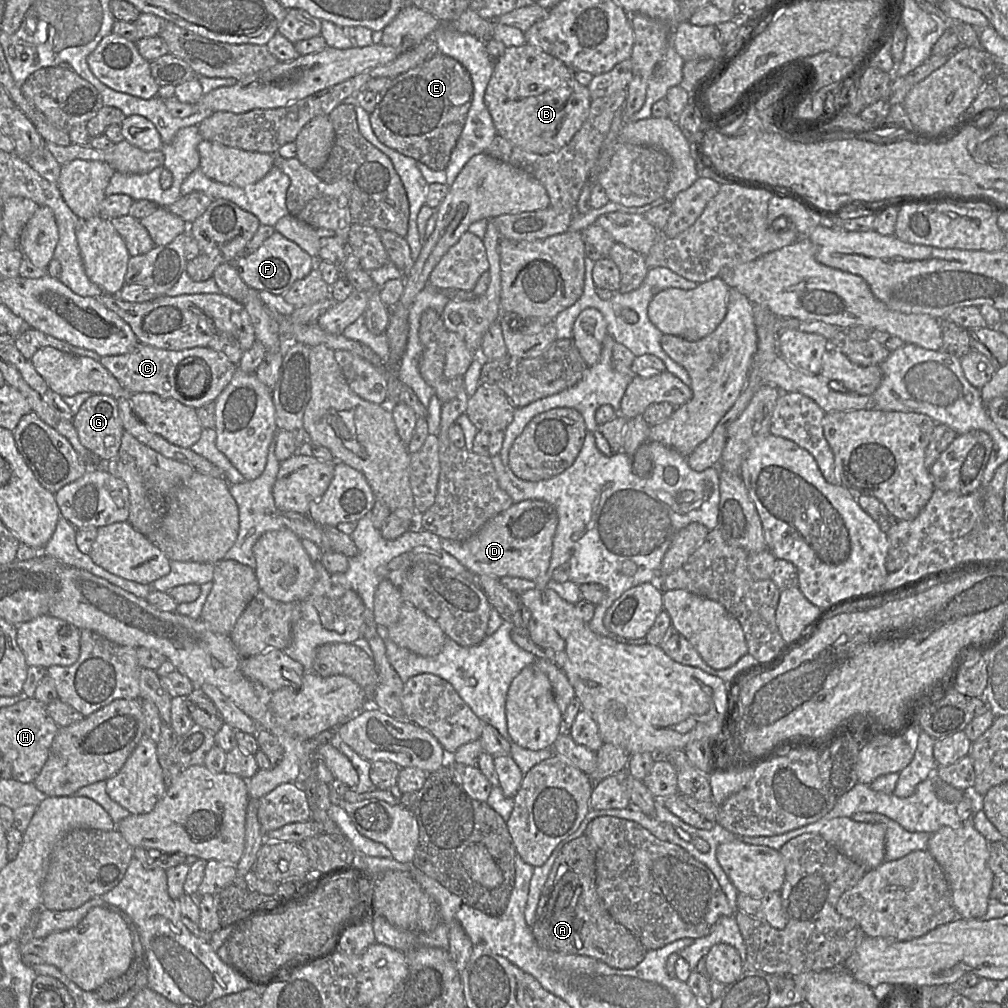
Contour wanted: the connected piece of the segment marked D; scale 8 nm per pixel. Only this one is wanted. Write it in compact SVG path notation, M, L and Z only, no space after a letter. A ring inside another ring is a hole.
M523 500L490 518L468 539L442 539L441 547L476 575L535 581L547 572L550 565L557 524L558 516L551 504L542 500Z

